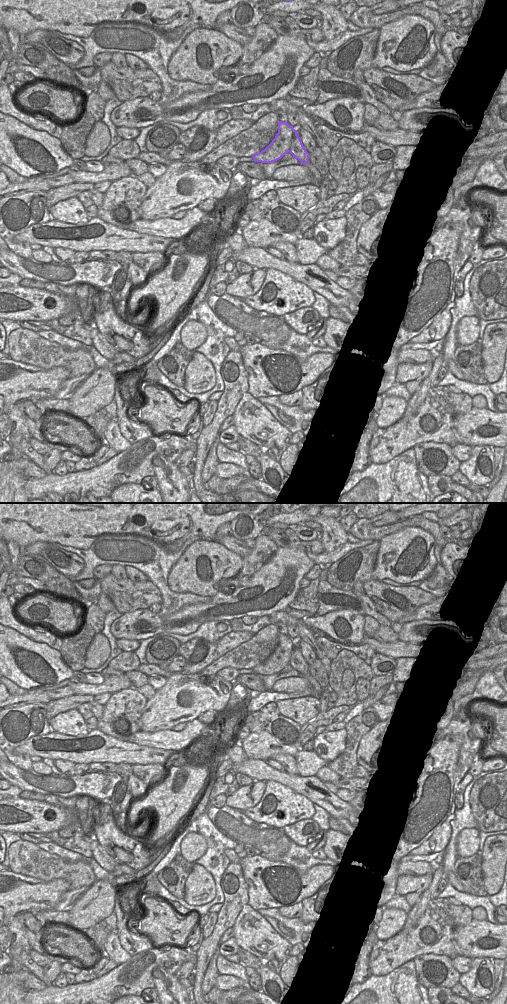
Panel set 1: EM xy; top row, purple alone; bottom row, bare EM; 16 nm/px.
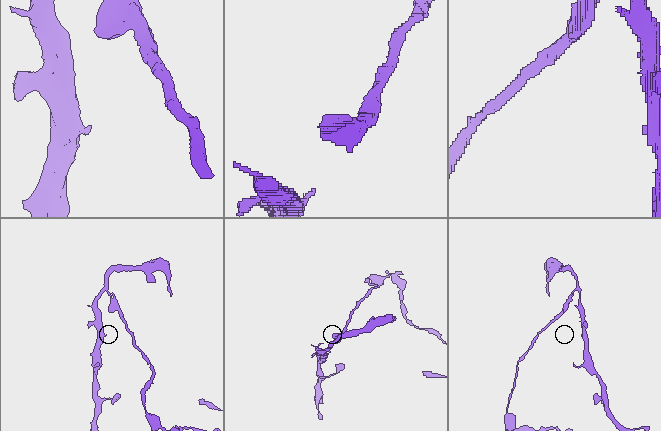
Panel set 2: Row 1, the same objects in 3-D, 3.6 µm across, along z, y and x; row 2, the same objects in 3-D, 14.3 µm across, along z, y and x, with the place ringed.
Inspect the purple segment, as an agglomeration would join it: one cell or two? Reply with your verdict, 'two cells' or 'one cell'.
two cells

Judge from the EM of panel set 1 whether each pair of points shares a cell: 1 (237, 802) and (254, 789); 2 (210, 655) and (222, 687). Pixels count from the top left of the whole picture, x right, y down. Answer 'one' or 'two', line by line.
1: one
2: two

